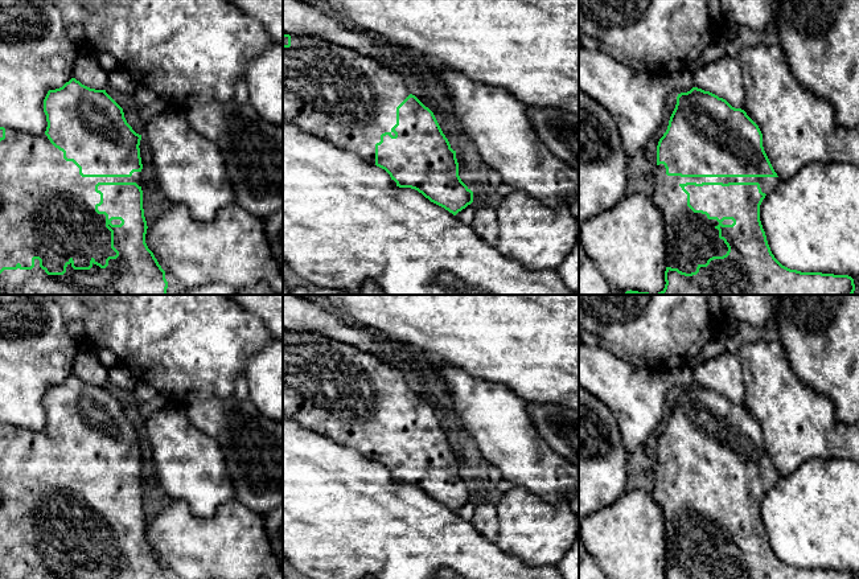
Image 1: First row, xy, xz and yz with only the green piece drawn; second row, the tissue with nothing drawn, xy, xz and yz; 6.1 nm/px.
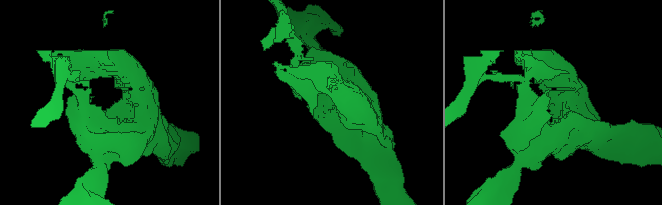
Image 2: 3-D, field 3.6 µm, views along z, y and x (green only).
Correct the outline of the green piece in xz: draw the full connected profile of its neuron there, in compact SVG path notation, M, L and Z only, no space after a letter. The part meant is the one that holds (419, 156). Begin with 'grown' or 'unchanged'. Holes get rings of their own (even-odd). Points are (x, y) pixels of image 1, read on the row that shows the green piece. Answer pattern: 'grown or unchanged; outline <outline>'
grown; outline M283 34L283 124L295 124L301 131L321 137L341 149L357 153L367 163L375 164L377 167L385 169L390 174L391 180L396 182L396 186L418 190L431 202L444 208L453 215L473 202L473 192L461 181L459 176L456 151L451 148L451 144L443 134L433 112L426 107L415 95L411 94L404 75L394 71L377 59L361 56L354 50L315 36L291 37L289 34Z

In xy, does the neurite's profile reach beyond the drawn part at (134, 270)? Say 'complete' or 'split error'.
split error

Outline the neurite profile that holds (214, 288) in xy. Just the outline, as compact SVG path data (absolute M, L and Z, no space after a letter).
M211 283L194 288L185 288L181 295L235 295L237 288L226 283Z

